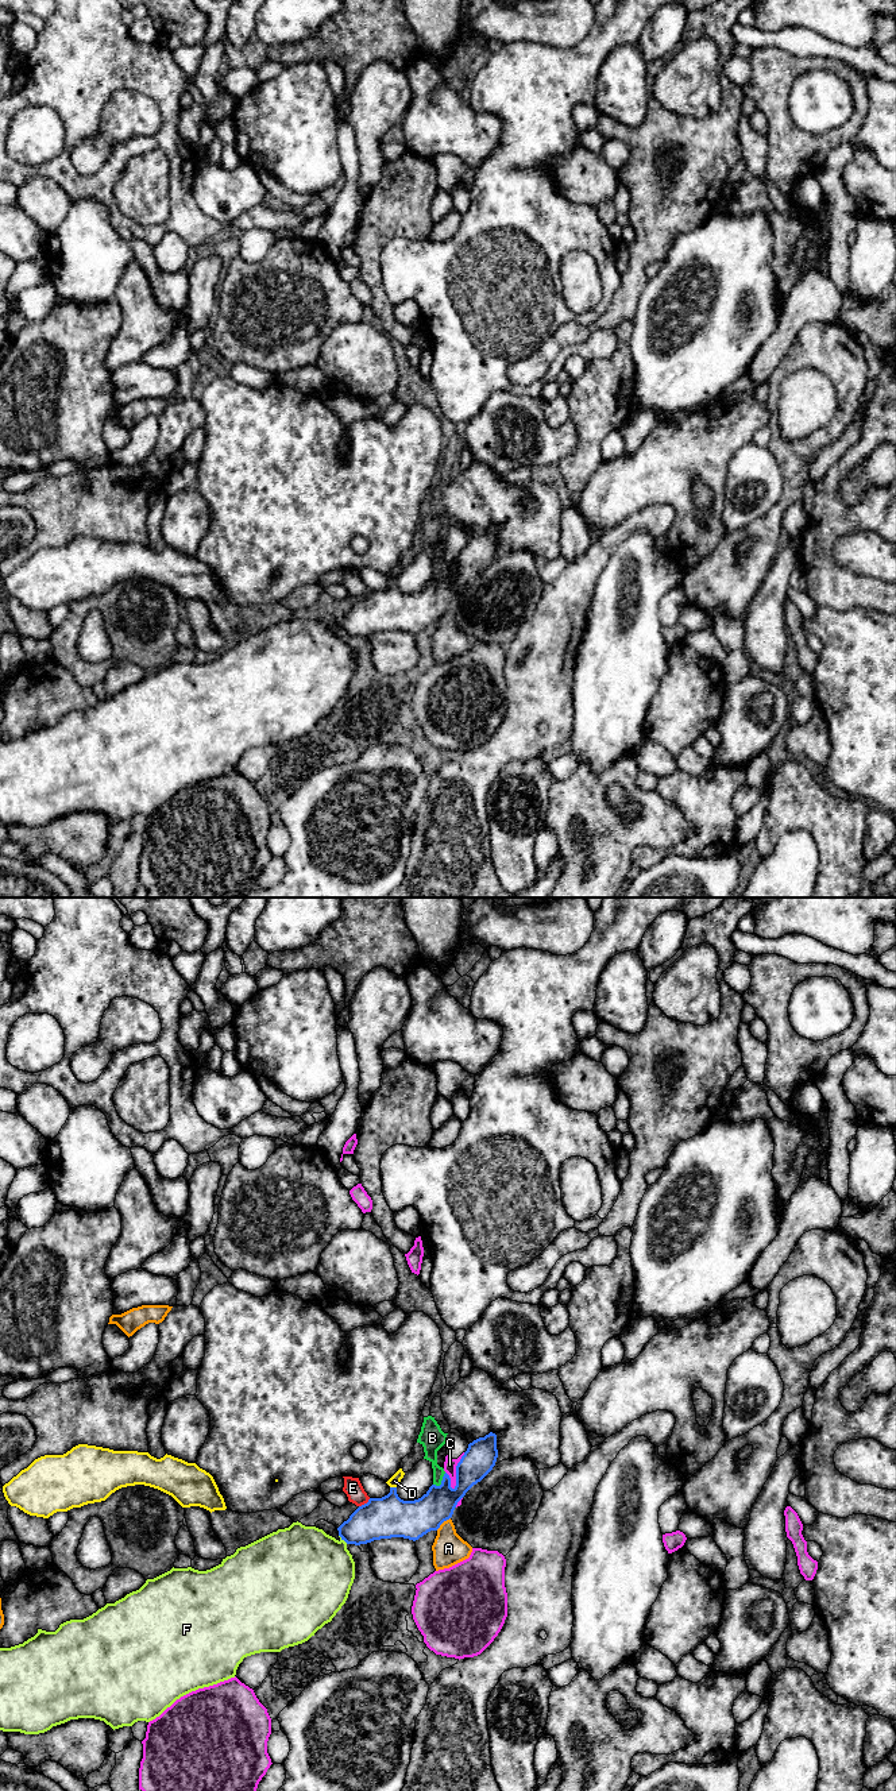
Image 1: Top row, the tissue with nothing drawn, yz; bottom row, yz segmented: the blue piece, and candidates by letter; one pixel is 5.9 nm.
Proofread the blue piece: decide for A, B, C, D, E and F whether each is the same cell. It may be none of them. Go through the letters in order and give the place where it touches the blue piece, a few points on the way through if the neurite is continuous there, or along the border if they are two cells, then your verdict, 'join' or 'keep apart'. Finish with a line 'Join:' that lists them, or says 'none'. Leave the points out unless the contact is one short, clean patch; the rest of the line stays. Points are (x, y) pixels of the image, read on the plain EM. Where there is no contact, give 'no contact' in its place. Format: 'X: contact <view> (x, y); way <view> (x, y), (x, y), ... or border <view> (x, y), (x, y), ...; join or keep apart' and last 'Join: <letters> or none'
A: contact yz (443, 614); keep apart
B: contact yz (441, 575); border yz (445, 566), (441, 575), (433, 578); keep apart
C: contact yz (456, 564); border yz (464, 545), (456, 559), (456, 578), (452, 582); keep apart
D: contact yz (393, 581); keep apart
E: contact yz (365, 597); border yz (370, 591), (359, 599); keep apart
F: contact yz (343, 632); join
Join: F

